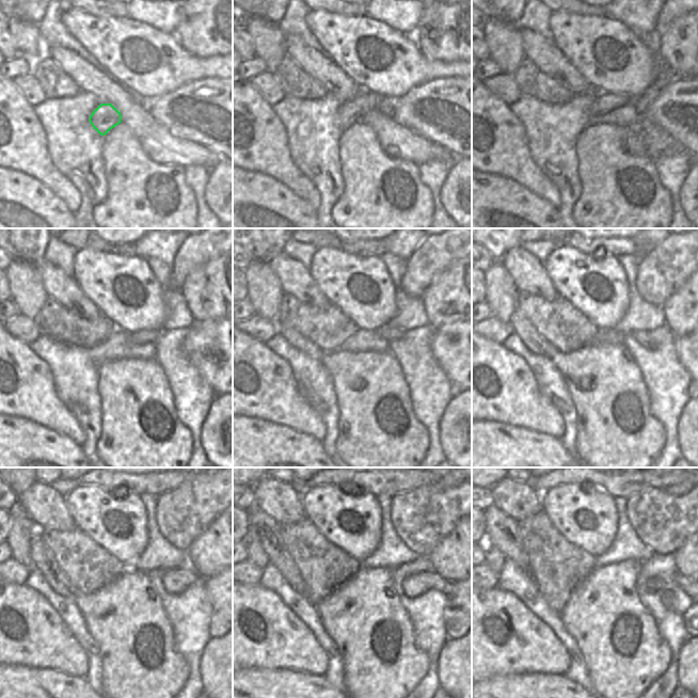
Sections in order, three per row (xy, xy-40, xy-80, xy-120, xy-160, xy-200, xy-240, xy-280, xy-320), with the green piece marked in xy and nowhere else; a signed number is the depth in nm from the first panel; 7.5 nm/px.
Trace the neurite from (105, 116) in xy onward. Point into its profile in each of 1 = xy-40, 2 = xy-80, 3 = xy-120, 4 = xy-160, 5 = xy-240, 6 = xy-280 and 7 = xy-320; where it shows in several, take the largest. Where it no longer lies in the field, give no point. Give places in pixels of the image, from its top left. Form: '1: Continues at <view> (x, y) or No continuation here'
1: Continues at xy-40 (351, 112)
2: Continues at xy-80 (604, 102)
3: Continues at xy-120 (143, 336)
4: Continues at xy-160 (389, 334)
5: Continues at xy-240 (175, 581)
6: Continues at xy-280 (415, 585)
7: Continues at xy-320 (686, 585).

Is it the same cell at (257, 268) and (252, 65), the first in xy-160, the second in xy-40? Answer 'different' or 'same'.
different

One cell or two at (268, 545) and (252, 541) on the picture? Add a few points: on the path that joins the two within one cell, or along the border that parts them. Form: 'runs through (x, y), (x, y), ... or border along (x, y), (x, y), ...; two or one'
border along (250, 533), (258, 540), (260, 548), (270, 561); two

